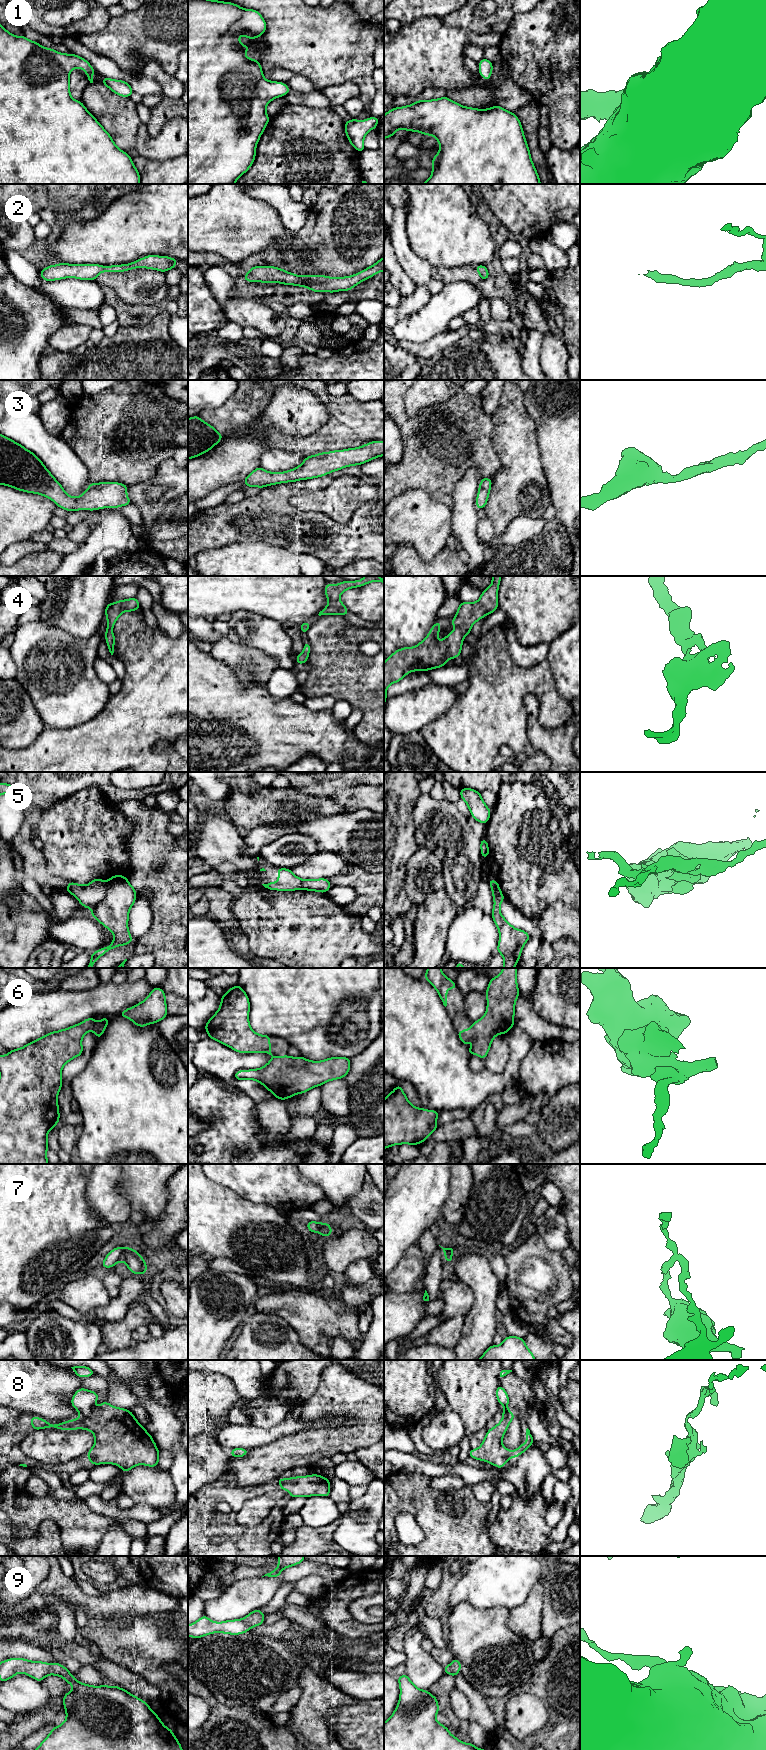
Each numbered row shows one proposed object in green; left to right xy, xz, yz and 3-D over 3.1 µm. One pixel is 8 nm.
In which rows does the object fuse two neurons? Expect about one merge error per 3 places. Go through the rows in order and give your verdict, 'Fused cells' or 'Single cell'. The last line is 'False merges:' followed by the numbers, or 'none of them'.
1: Single cell
2: Single cell
3: Single cell
4: Single cell
5: Fused cells
6: Single cell
7: Fused cells
8: Fused cells
9: Single cell
False merges: 5, 7, 8

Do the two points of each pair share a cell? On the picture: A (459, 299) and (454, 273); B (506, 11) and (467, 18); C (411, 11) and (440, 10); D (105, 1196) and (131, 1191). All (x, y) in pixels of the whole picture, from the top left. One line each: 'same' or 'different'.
A: different
B: same
C: same
D: different

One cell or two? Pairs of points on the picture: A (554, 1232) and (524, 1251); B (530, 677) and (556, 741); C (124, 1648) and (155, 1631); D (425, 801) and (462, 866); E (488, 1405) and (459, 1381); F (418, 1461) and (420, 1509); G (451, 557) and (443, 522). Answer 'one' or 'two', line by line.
A: two
B: two
C: one
D: one
E: one
F: two
G: two

